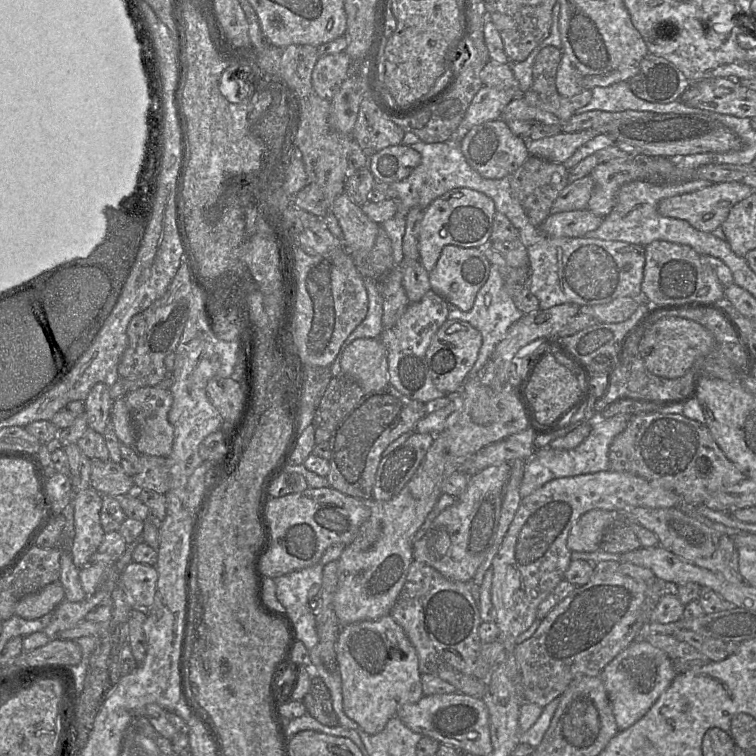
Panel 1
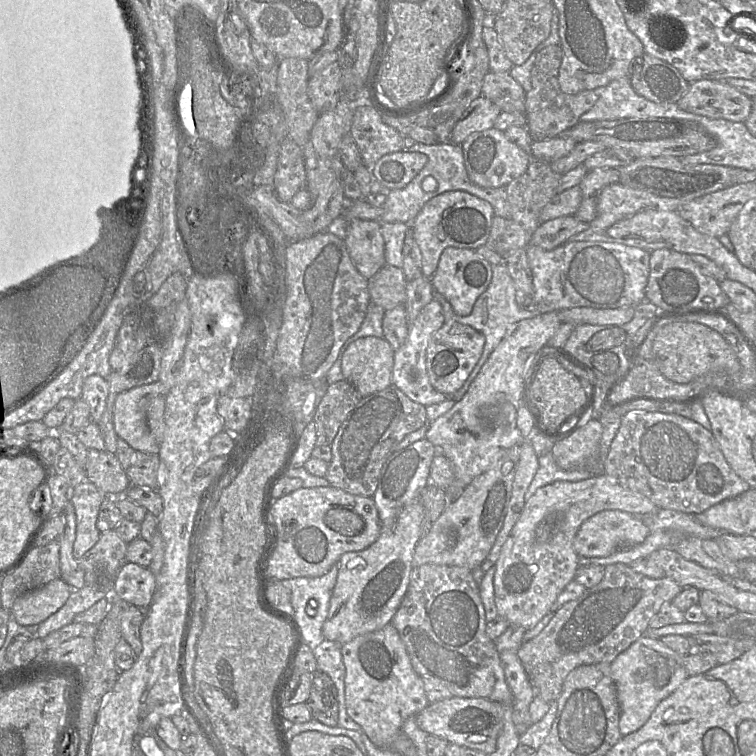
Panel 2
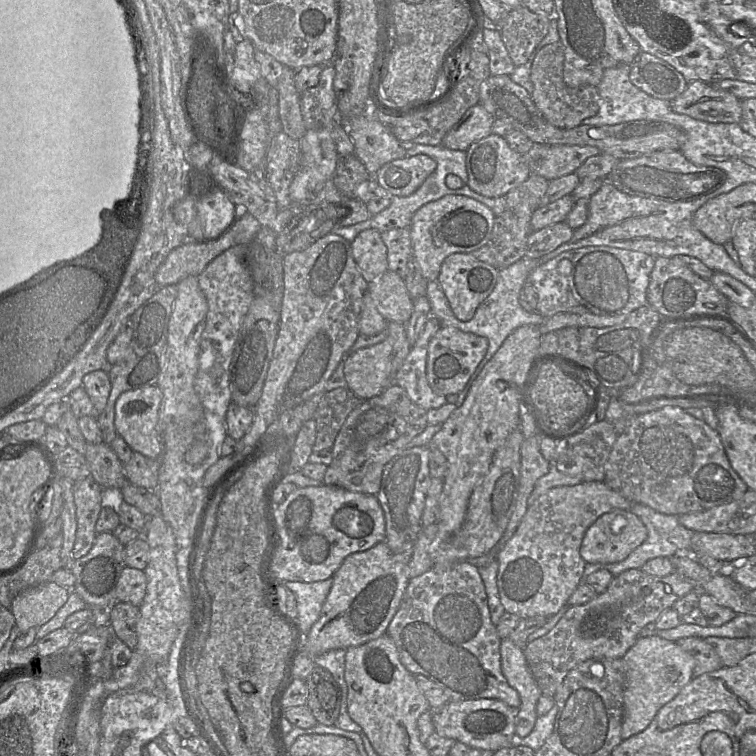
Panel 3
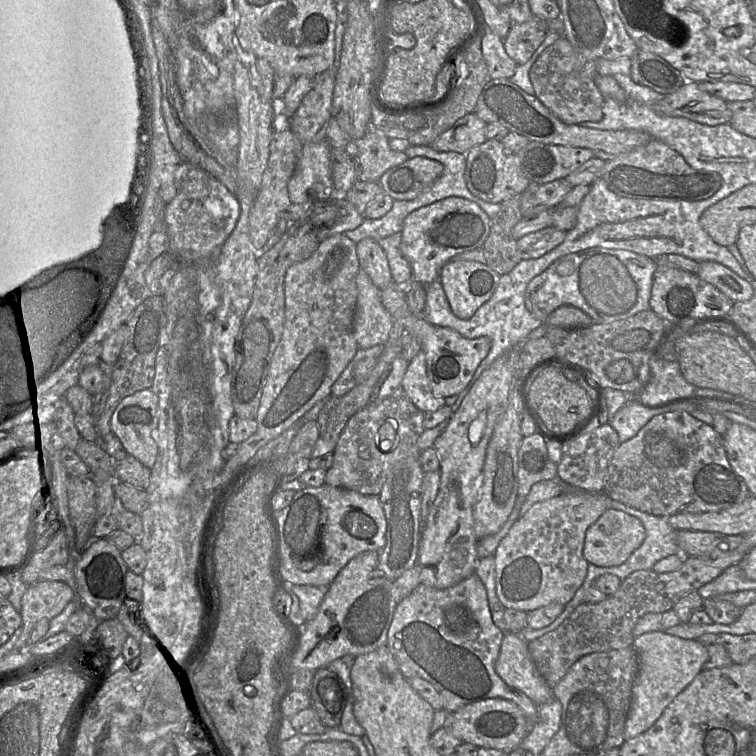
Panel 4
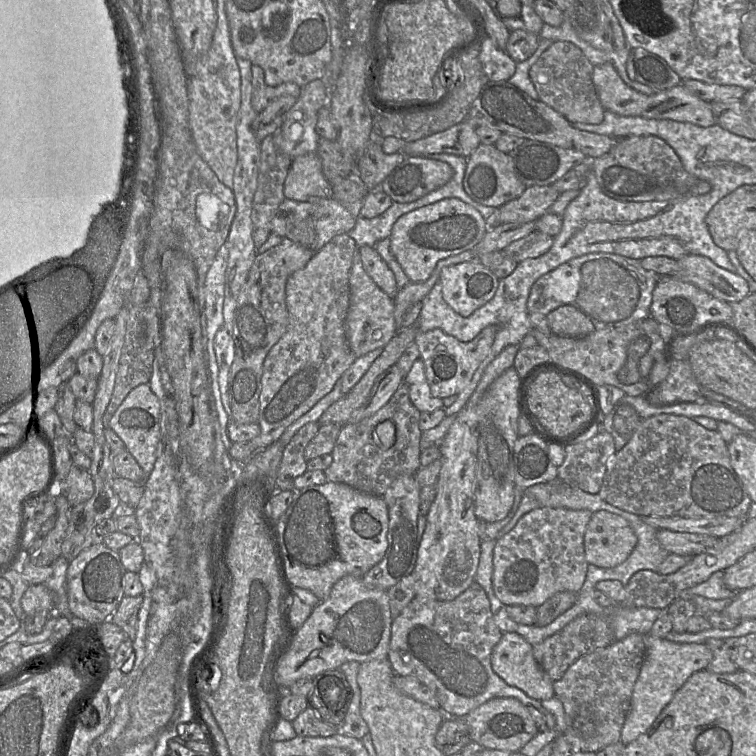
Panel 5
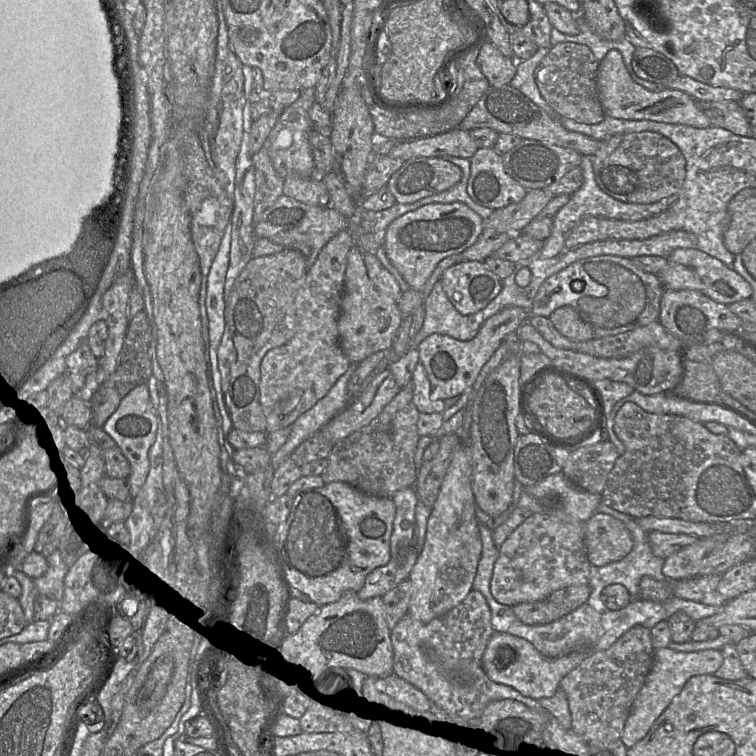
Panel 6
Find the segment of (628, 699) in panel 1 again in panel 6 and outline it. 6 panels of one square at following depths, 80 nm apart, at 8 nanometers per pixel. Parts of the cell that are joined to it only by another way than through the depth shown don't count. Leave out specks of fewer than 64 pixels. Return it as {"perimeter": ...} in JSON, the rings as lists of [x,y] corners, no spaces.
{"perimeter":[[[669,647],[655,650],[654,664],[646,681],[636,696],[625,722],[620,739],[631,748],[645,737],[654,722],[678,695],[687,681],[695,675],[714,674],[723,663],[720,649],[680,652]]]}

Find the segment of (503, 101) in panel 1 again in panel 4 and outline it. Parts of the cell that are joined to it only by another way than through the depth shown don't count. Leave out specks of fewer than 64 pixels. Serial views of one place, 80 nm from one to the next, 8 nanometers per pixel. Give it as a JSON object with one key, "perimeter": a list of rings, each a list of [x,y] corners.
{"perimeter":[[[474,112],[469,113],[457,120],[450,129],[439,135],[429,146],[436,151],[458,152],[466,155],[472,147],[487,140],[486,125],[487,123]]]}

